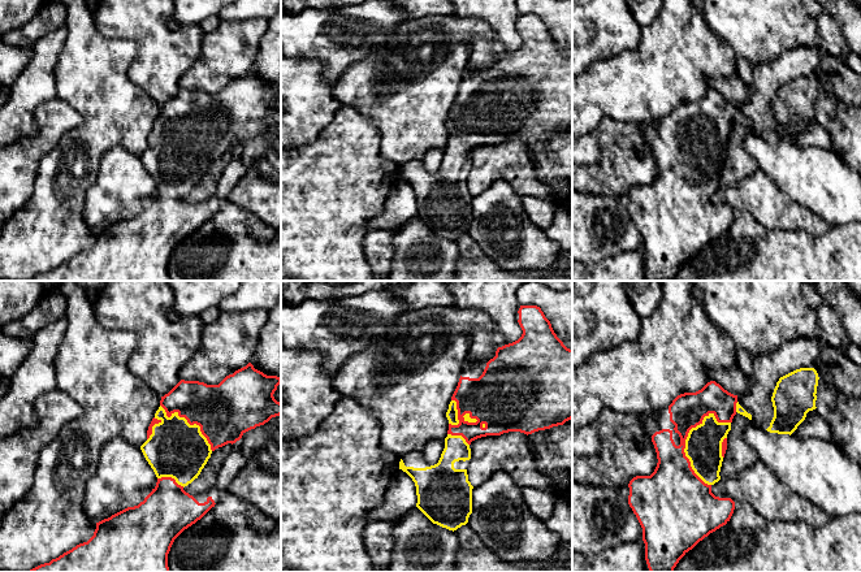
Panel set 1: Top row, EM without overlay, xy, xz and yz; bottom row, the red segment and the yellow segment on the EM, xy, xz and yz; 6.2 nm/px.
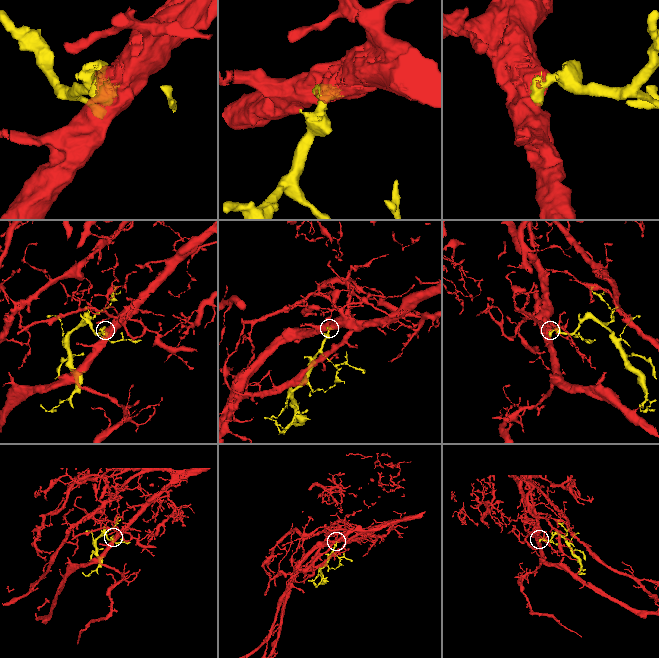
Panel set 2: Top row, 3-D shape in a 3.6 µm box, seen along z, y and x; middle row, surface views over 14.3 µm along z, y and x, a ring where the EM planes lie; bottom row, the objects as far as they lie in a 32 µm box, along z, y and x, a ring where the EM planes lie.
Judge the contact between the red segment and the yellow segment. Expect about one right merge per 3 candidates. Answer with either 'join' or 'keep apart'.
join

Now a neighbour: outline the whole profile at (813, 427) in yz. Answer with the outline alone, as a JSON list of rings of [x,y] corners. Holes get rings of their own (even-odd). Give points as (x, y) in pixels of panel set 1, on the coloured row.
[[[817,408],[806,413],[805,420],[791,436],[799,438],[819,438],[828,442],[835,442],[835,437],[828,424],[818,415]]]

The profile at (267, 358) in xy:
[[[281,296],[277,304],[268,311],[268,321],[260,332],[251,364],[267,376],[281,378]]]

